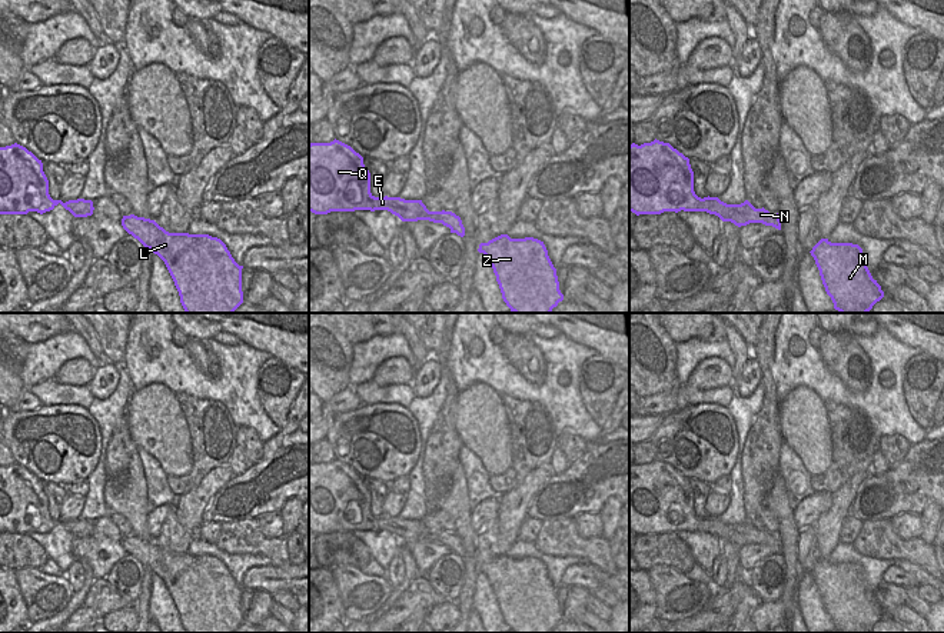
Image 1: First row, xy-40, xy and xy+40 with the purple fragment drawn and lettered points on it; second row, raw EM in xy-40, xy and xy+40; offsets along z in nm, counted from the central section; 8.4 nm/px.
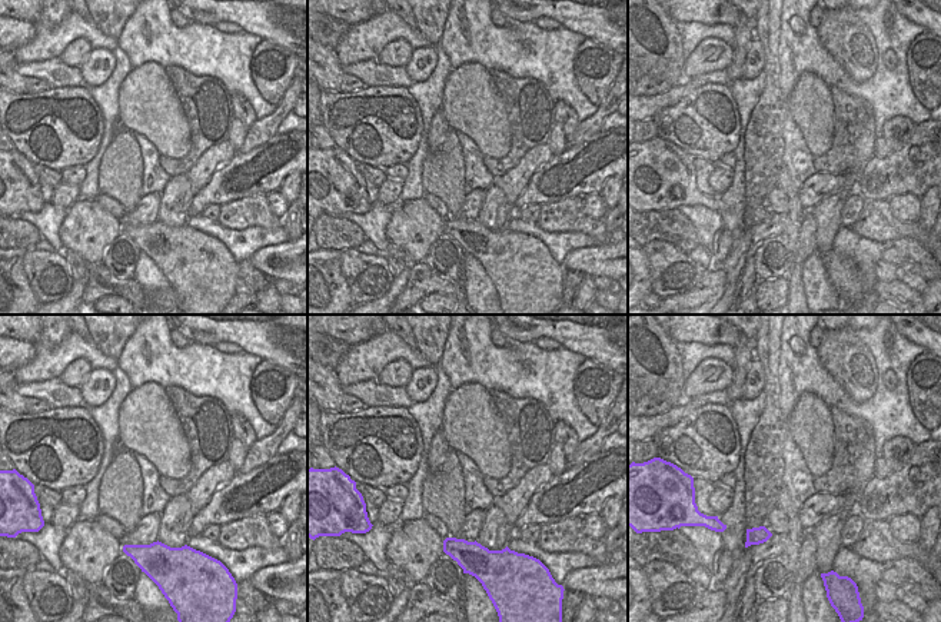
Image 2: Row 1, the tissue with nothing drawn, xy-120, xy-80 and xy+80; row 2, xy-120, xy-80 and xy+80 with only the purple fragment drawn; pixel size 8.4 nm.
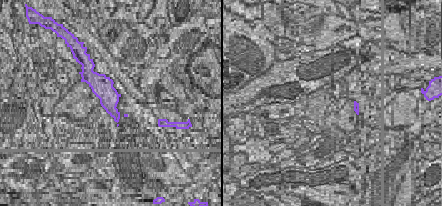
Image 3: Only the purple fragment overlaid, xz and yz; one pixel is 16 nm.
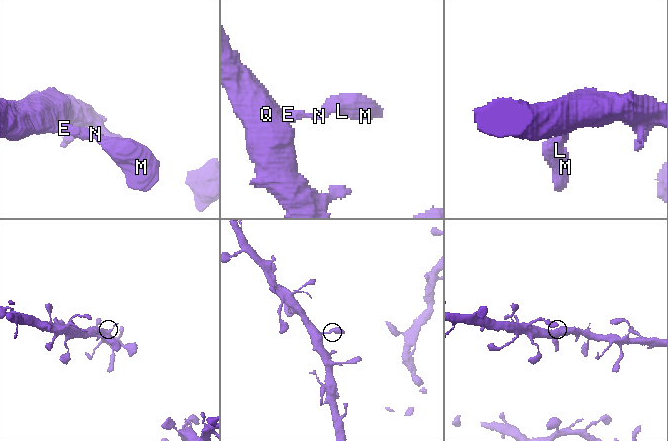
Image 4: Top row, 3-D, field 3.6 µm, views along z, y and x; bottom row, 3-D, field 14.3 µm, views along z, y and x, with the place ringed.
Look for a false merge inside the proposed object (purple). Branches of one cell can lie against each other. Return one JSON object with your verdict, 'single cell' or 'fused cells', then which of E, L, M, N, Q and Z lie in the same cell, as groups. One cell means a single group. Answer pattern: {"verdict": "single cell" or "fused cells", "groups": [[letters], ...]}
{"verdict": "single cell", "groups": [["E", "L", "M", "N", "Q", "Z"]]}

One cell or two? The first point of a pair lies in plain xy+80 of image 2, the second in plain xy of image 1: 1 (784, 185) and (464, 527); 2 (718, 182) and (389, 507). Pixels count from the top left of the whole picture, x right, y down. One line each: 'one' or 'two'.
1: one
2: one

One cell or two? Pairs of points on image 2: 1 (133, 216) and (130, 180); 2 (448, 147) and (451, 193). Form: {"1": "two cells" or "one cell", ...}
{"1": "two cells", "2": "one cell"}

